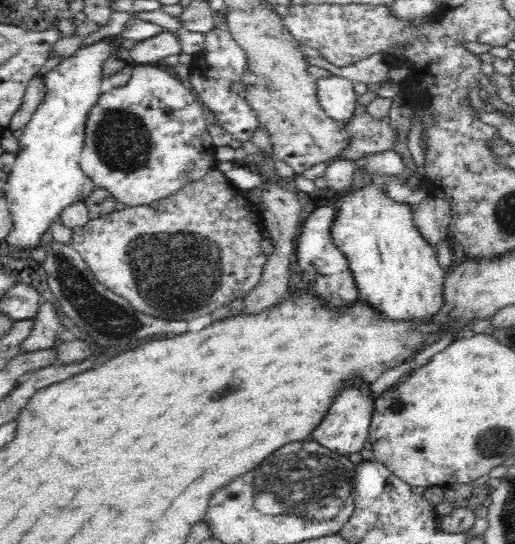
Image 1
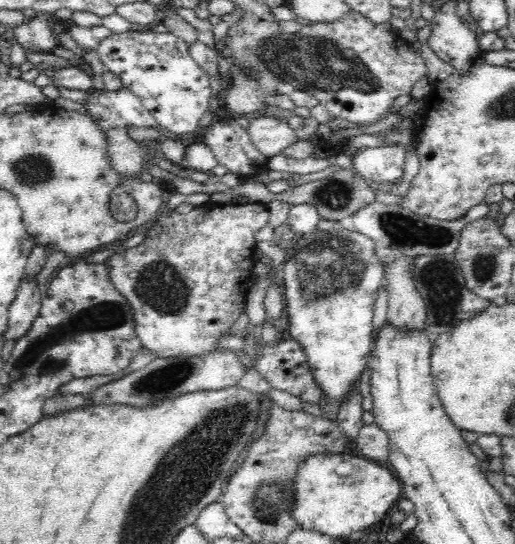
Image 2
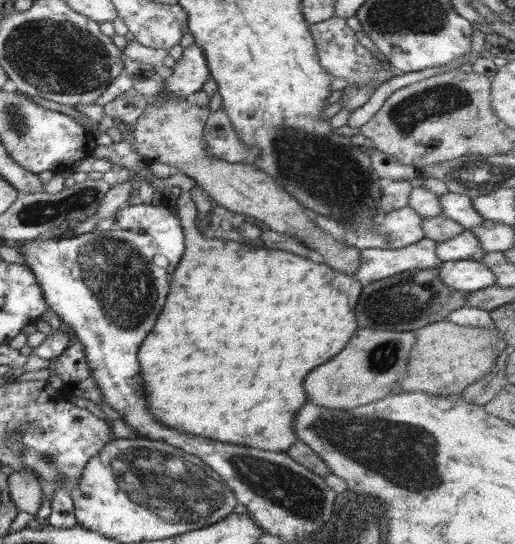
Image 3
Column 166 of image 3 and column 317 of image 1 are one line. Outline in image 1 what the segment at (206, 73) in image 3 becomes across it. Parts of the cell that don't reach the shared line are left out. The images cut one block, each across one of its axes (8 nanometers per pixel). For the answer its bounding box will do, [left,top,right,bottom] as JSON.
[317,75,358,126]

